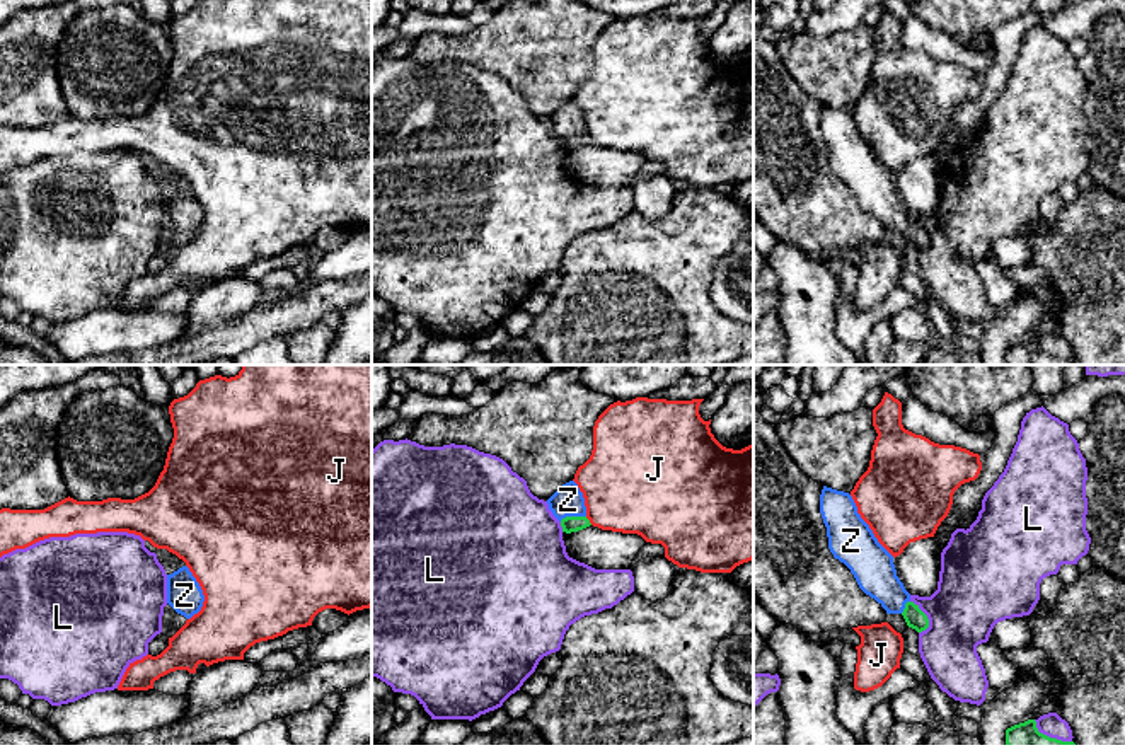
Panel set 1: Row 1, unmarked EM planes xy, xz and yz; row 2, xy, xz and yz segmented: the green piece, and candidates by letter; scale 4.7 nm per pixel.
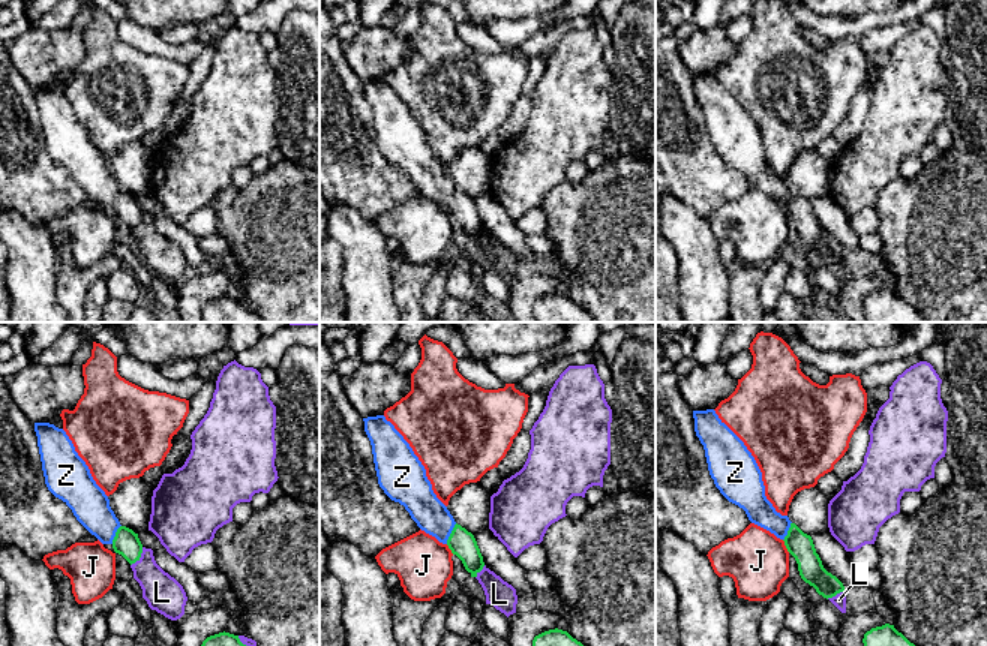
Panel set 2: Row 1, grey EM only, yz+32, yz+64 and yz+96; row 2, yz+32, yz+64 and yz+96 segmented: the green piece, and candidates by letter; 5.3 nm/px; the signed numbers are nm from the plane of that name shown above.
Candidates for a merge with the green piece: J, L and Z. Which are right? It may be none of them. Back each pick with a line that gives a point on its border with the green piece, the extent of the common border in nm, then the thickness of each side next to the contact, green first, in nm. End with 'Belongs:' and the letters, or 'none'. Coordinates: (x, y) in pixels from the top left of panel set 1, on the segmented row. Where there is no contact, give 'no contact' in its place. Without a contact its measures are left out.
Z: xz (571, 517) | 130 nm | 80/150 nm
Belongs: Z

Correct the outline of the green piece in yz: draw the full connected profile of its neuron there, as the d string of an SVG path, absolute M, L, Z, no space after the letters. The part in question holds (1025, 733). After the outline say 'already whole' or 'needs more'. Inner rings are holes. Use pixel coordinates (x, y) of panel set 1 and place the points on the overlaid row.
M1028 719L1006 730L1006 745L1076 745L1076 743L1050 738L1038 731L1035 719Z; already whole

